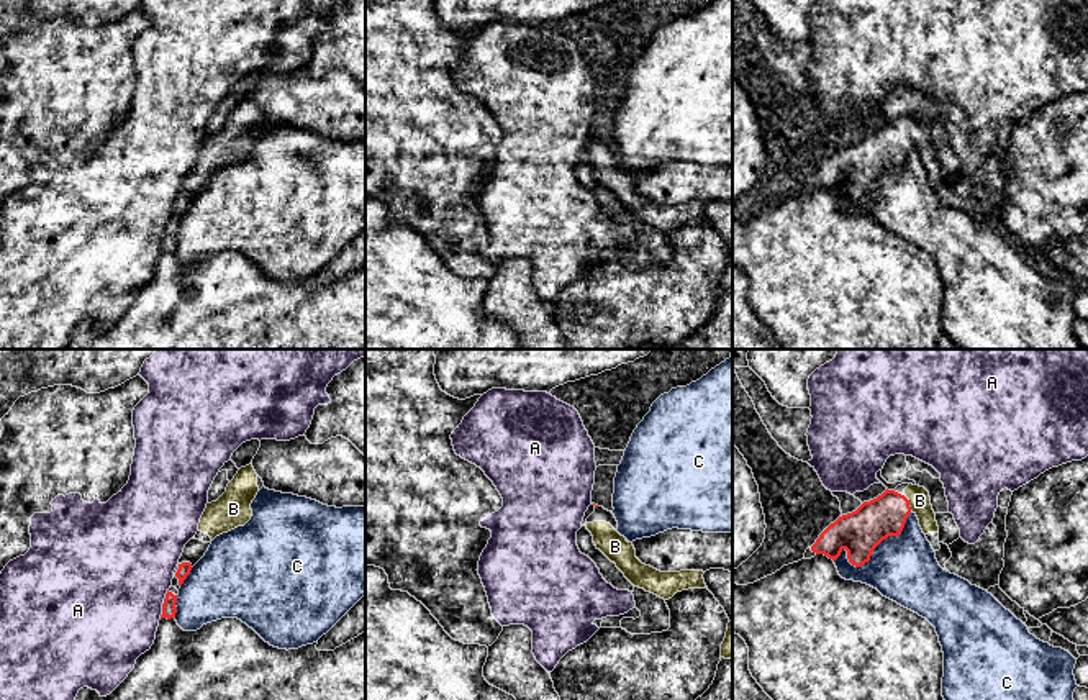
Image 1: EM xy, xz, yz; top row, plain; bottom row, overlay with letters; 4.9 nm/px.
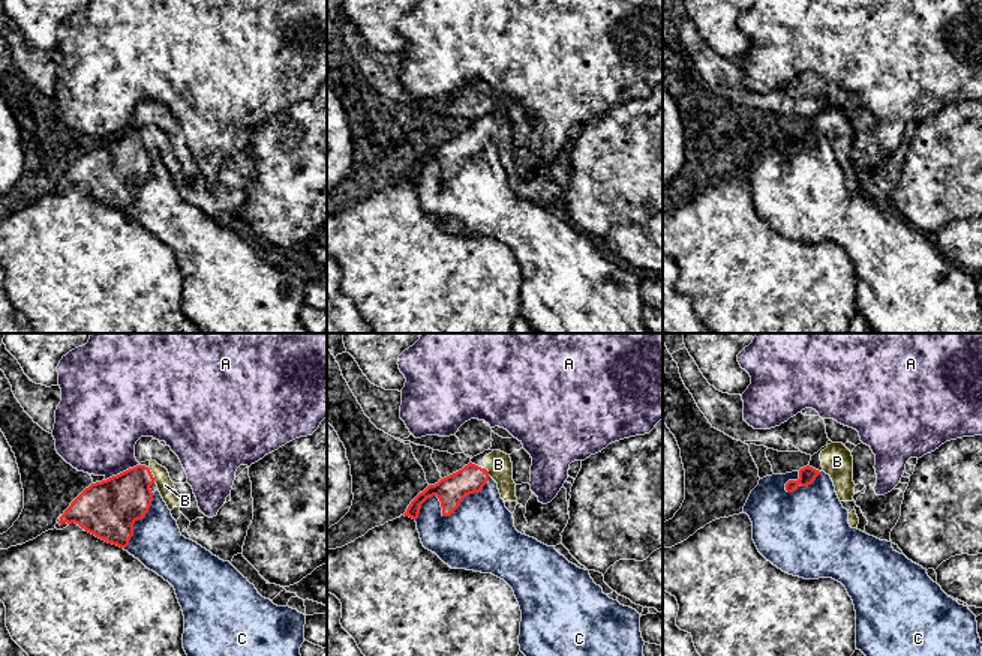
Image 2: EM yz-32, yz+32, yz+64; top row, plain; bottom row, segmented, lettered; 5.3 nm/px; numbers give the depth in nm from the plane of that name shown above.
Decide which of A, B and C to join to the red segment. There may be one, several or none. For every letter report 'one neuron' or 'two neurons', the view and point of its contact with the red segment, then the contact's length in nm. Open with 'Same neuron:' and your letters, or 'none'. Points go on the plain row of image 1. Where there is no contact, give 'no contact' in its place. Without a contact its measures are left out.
Same neuron: B
A: two neurons | xy (163, 236) | 150 nm
B: one neuron | yz (908, 136) | 80 nm
C: two neurons | yz (872, 184) | 460 nm

